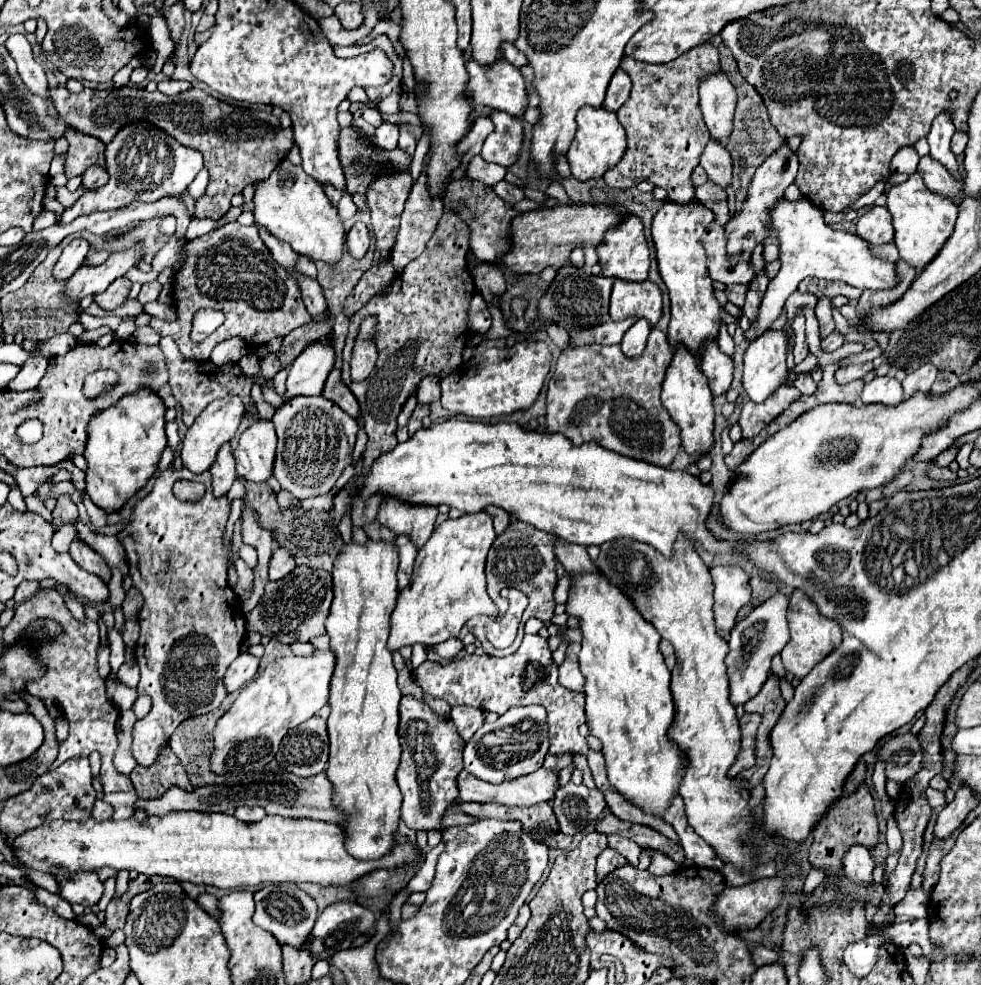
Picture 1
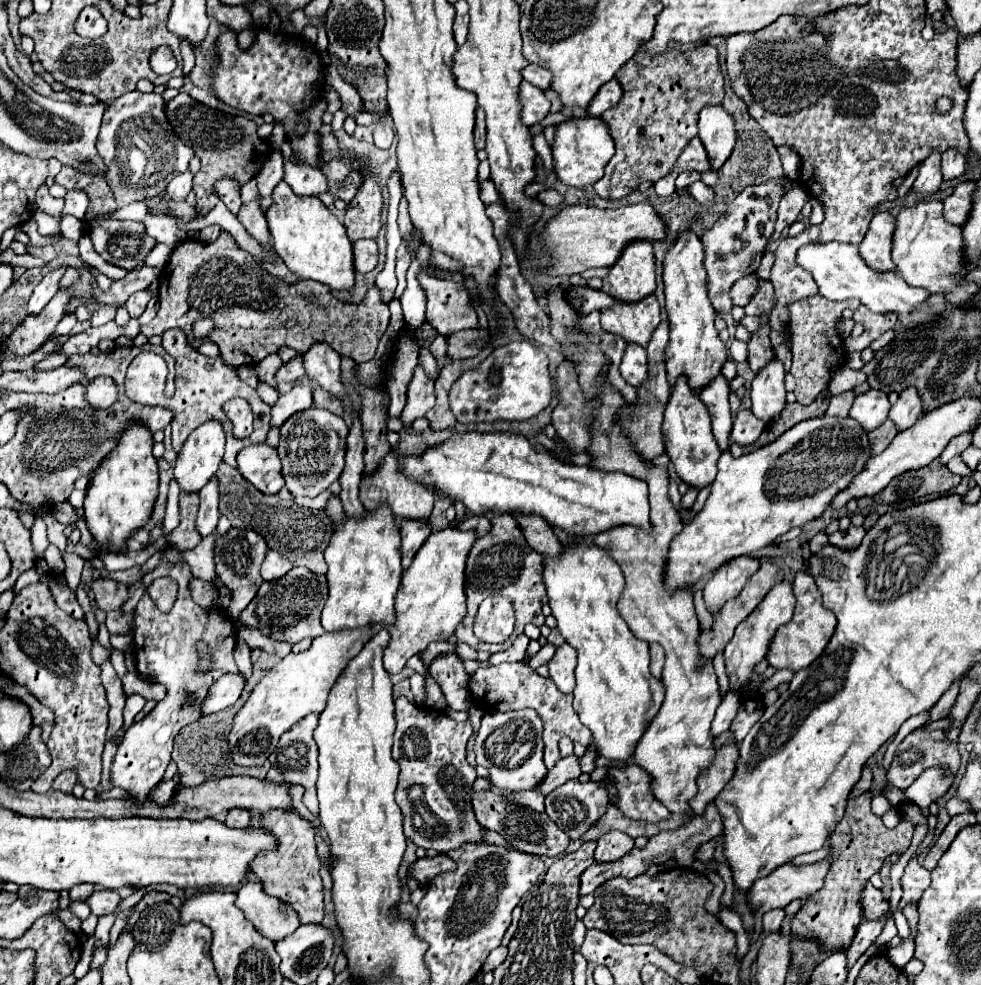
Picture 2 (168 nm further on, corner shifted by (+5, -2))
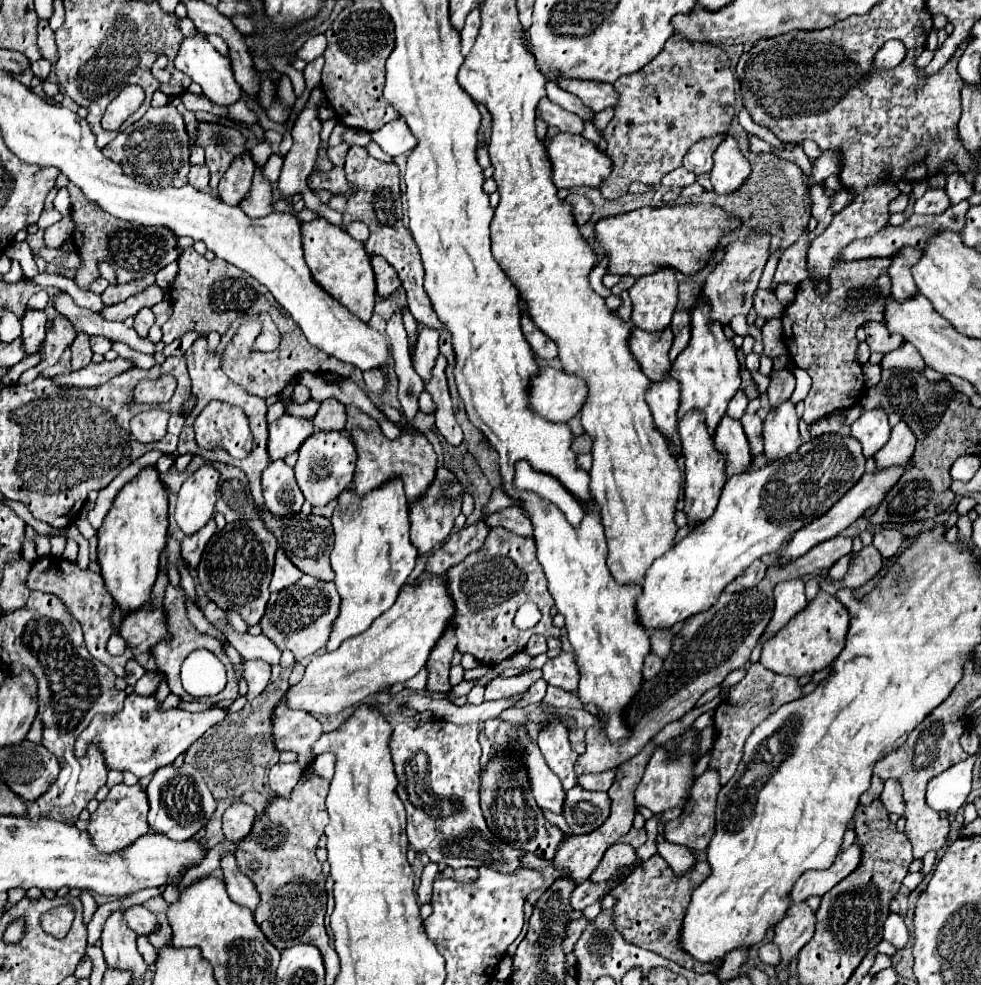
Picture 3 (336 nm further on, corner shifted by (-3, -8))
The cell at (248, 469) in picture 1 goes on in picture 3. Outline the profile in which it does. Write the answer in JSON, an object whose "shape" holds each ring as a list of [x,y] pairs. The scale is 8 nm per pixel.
{"shape":[[[274,460],[262,472],[262,494],[266,508],[276,516],[296,514],[302,508],[304,496],[296,486],[294,472],[284,460]]]}

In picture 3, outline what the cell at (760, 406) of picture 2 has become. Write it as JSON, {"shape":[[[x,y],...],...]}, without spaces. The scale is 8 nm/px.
{"shape":[[[784,400],[780,406],[770,408],[764,420],[764,454],[768,460],[784,458],[796,452],[800,446],[798,414],[792,400]]]}

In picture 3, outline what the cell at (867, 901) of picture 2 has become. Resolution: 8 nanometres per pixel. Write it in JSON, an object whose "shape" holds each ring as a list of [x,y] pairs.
{"shape":[[[896,912],[888,914],[888,918],[884,922],[884,940],[892,942],[898,950],[904,948],[904,944],[908,942],[908,930],[906,930],[906,924],[900,914],[896,914]]]}

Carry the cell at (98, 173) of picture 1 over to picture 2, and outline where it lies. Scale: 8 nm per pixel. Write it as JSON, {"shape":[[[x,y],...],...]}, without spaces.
{"shape":[[[70,190],[70,192],[66,192],[64,202],[66,202],[66,204],[64,204],[64,210],[62,210],[60,216],[72,214],[72,216],[76,216],[78,220],[84,218],[86,206],[88,206],[88,196],[86,196],[84,192],[80,192],[80,190]]]}

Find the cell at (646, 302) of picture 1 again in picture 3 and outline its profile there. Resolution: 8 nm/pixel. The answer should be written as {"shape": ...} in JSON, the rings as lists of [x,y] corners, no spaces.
{"shape":[[[634,328],[628,336],[628,348],[636,362],[640,364],[642,372],[650,380],[660,380],[670,370],[668,350],[672,346],[672,332],[670,328],[646,332],[640,328]]]}

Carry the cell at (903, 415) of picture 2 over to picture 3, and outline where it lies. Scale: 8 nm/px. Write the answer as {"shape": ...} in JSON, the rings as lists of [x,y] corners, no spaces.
{"shape":[[[900,420],[892,428],[890,440],[874,456],[876,458],[876,470],[882,470],[882,468],[888,468],[894,464],[904,464],[912,456],[914,446],[916,446],[914,432],[910,430],[910,426],[904,420]]]}

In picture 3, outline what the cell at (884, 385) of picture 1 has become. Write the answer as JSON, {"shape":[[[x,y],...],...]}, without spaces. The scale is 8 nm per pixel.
{"shape":[[[880,408],[862,412],[862,416],[852,424],[852,436],[860,440],[866,458],[874,456],[890,438],[888,414]]]}

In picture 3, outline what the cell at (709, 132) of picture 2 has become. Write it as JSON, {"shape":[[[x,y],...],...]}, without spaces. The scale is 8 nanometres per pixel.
{"shape":[[[724,136],[720,146],[714,150],[714,168],[710,172],[714,192],[726,194],[740,188],[748,174],[750,162],[740,152],[738,140],[734,136]]]}

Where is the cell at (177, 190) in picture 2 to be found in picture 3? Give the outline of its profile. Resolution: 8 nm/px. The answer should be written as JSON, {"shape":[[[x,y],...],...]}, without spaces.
{"shape":[[[192,166],[190,172],[192,172],[190,184],[192,184],[196,190],[202,190],[204,186],[208,186],[210,176],[208,176],[208,168],[206,168],[206,166]]]}

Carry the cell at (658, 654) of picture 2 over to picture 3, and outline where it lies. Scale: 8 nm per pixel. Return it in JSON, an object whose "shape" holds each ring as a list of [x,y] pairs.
{"shape":[[[650,652],[648,658],[644,660],[644,678],[650,680],[650,678],[654,678],[656,674],[660,674],[662,664],[664,664],[664,660],[662,660],[660,656],[656,656],[654,652]]]}

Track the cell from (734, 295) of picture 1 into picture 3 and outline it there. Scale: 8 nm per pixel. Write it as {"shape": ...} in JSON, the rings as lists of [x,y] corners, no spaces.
{"shape":[[[770,318],[762,326],[762,344],[764,344],[764,354],[774,358],[778,354],[784,354],[784,342],[782,342],[782,320],[780,318]]]}

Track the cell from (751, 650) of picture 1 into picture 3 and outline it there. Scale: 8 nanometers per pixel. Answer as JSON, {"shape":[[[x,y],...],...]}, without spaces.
{"shape":[[[788,580],[776,586],[774,590],[774,614],[768,622],[766,630],[758,638],[758,644],[764,646],[768,638],[776,636],[798,612],[806,608],[806,596],[804,596],[804,582],[802,580]]]}

